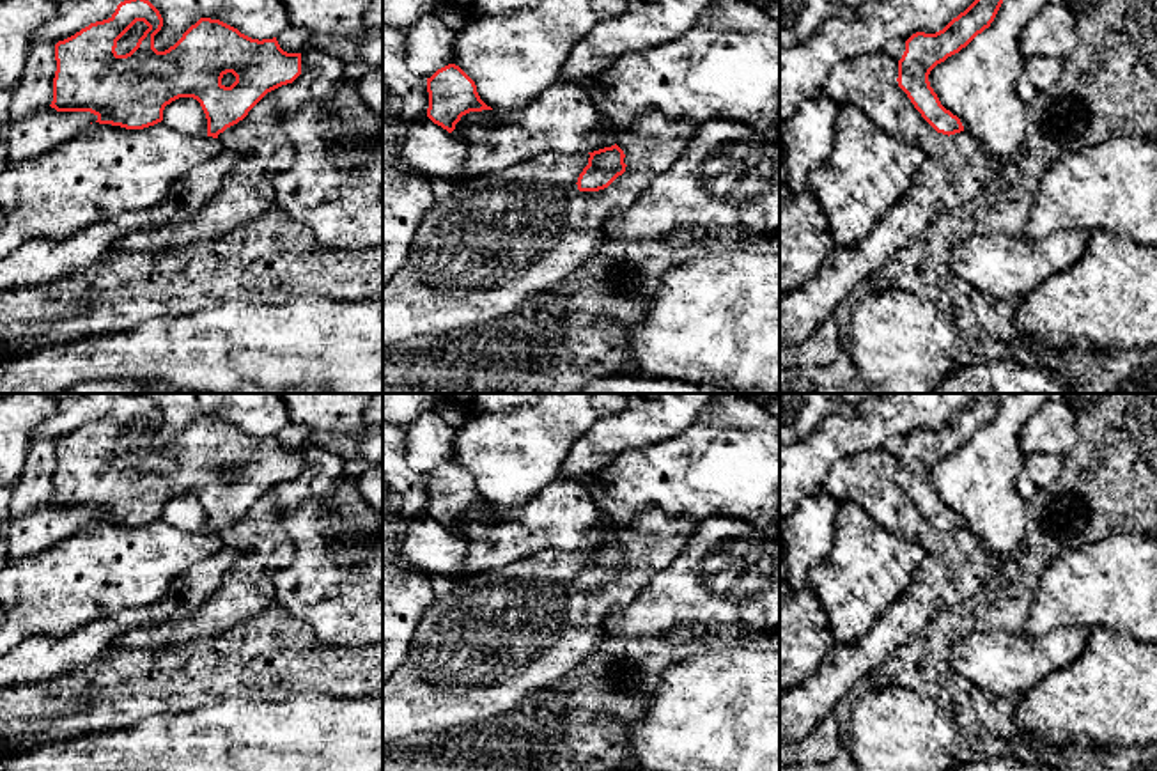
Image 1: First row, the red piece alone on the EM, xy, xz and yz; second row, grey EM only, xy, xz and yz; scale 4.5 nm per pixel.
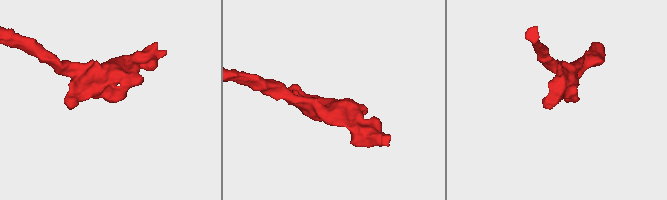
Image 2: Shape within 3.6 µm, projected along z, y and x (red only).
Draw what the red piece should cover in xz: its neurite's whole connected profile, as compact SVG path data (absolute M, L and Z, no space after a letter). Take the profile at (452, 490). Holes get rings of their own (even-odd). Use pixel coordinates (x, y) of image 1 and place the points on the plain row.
M448 461L427 475L427 489L427 514L448 530L455 526L462 512L493 507L480 496L475 479L455 461Z

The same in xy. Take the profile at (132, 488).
M133 393L108 417L58 438L50 503L90 509L99 521L144 526L161 519L172 498L193 495L206 510L207 533L218 535L268 489L301 471L301 450L283 448L276 434L252 436L220 417L200 415L174 443L158 448L154 432L161 424L159 408ZM136 418L149 425L129 450L119 452L117 438Z

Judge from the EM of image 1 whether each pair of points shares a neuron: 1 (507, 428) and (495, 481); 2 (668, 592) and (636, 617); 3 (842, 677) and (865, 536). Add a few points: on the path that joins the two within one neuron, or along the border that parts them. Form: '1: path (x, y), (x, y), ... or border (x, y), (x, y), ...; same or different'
1: path (507, 440), (507, 468); same
2: path (661, 599), (644, 615); same
3: border (879, 615), (858, 638), (833, 644); different

